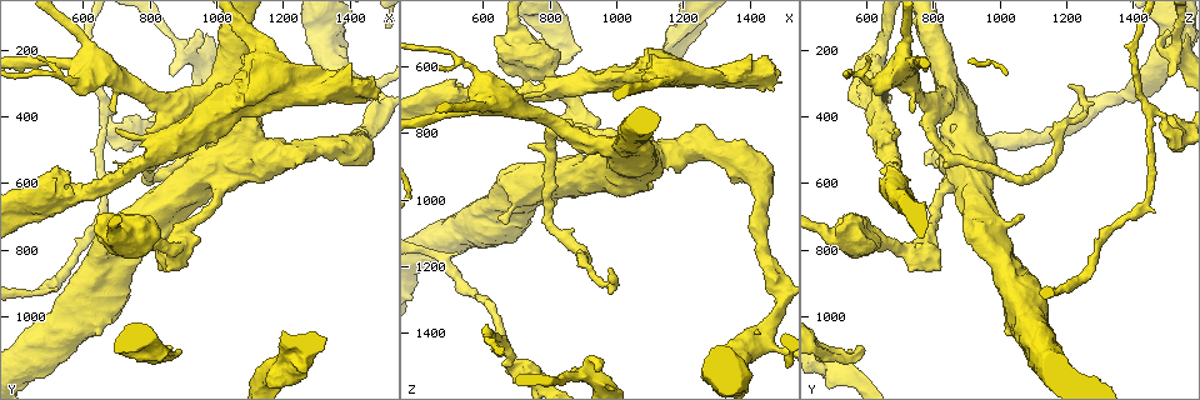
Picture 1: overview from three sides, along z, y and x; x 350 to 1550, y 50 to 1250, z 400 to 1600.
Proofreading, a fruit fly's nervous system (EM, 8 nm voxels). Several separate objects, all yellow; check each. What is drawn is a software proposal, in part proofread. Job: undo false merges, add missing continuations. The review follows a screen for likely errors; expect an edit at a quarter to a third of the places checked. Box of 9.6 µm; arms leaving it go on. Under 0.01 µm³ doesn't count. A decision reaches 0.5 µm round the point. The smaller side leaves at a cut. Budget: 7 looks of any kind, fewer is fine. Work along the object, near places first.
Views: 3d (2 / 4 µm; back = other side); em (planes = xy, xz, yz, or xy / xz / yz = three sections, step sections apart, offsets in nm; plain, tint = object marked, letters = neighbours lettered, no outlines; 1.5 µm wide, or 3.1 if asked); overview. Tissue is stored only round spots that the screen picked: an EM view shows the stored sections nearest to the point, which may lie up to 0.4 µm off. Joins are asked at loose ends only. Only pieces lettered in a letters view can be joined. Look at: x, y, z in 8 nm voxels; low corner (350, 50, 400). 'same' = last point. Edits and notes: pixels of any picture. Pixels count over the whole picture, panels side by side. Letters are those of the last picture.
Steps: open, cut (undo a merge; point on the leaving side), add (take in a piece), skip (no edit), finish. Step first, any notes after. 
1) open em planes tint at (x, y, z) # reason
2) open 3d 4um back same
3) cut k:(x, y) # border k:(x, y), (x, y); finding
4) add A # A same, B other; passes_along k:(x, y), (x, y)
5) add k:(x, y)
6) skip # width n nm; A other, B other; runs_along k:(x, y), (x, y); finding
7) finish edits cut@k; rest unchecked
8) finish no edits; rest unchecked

open em xy step 8 tint at (900, 440, 1180) # sharp bend

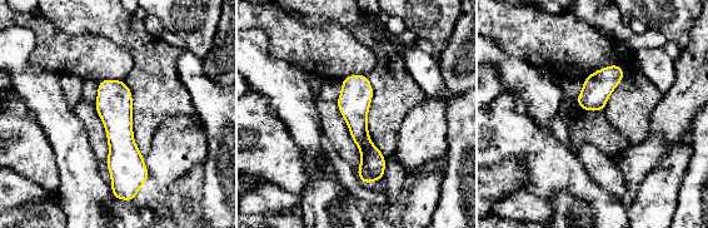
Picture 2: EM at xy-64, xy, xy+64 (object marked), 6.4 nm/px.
open em planes tint same

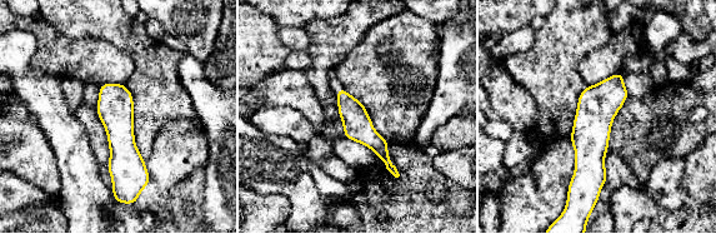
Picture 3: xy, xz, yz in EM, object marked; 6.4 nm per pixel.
open em planes letters same # see the neighbours

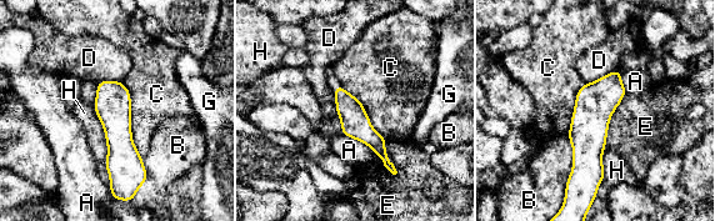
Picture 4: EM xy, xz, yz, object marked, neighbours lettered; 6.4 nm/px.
skip # A other, B other, C other, D other, E other, G other, H other; runs_along 4:(618, 73), (590, 117), (589, 186); all the same neuron

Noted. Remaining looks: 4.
open 3d 4um at (670, 380, 1460) # side arm on a straight run

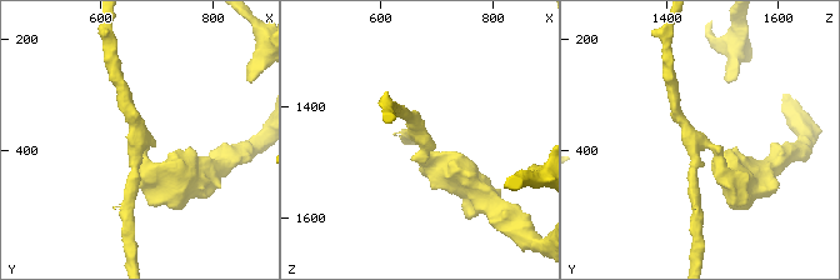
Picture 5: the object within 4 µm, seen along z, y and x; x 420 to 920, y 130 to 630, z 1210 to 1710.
open em xy step 4 tint at (675, 395, 1460) # arms 3; arm_widths 170, 190, 400 nm; now the EM

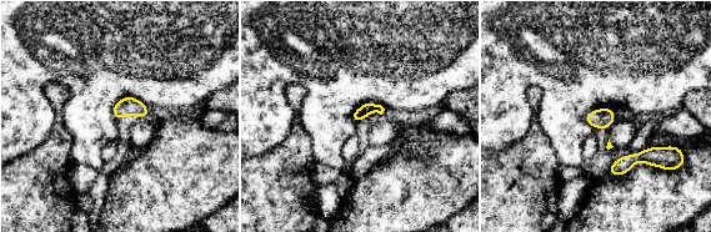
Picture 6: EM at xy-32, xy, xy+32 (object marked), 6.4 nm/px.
open em planes letters same

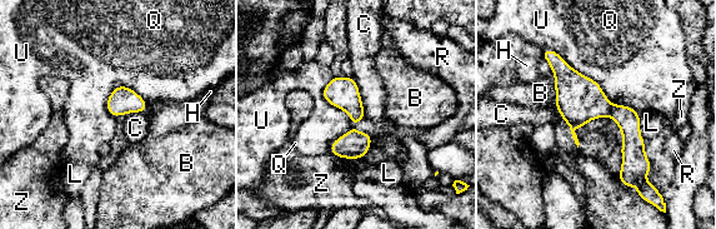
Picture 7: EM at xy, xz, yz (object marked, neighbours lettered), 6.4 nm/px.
cut 7:(627, 119) # B other, C other, H other, L other, Q other, R other, U other, Z other; border 7:(612, 105), (609, 113); two neurons meet here

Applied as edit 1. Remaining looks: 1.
open em planes letters at (750, 1100, 480) # free end

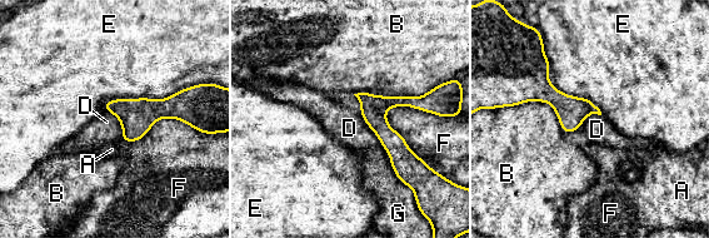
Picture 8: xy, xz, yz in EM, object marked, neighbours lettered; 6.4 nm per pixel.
skip # A other, B other, D other, E other, F other, G other; border 8:(195, 84), (101, 108); no lettered piece goes on from it

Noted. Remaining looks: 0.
finish edits cut@7; rest unchecked

